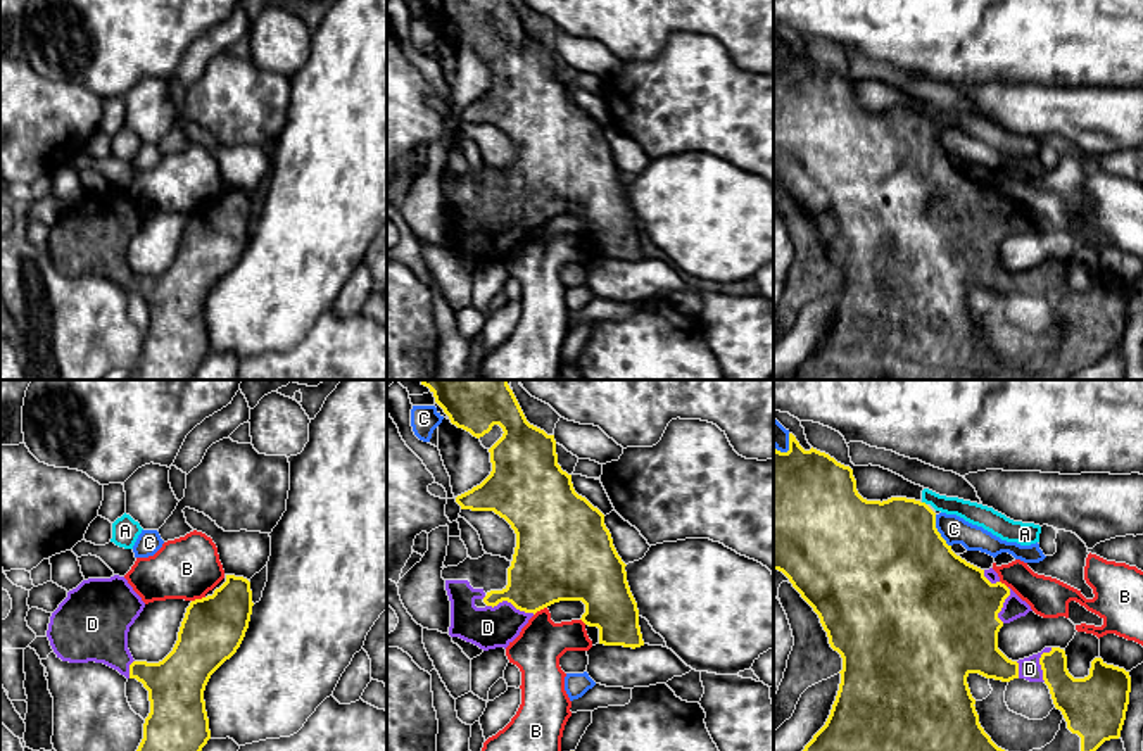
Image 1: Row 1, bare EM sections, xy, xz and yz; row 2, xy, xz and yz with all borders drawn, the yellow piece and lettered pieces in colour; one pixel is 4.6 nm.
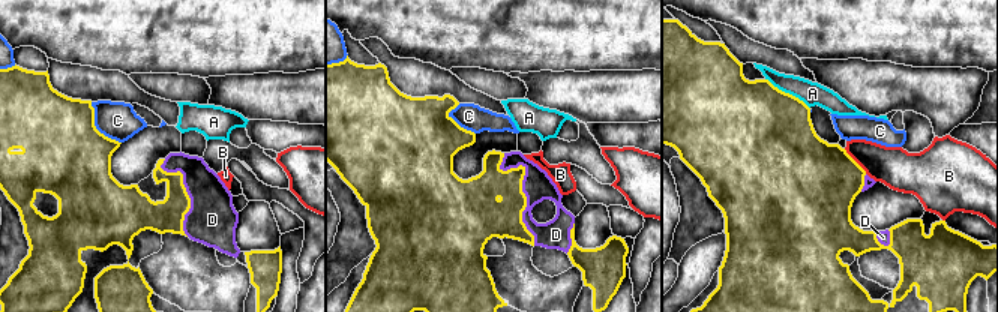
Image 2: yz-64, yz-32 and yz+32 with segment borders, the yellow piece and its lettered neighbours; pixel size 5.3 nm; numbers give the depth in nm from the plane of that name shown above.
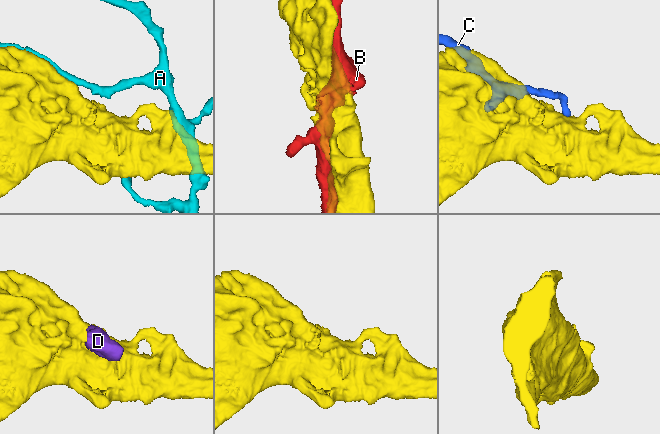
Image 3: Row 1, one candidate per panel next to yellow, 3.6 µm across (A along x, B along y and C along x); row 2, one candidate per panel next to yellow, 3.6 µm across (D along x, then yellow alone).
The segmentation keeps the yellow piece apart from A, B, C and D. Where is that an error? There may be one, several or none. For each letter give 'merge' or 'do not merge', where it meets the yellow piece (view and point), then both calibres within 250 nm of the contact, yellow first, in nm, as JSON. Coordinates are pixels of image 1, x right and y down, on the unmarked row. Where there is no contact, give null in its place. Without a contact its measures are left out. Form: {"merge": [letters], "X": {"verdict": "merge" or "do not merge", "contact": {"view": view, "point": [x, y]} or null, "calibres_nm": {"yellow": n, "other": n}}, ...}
{"merge": ["D"], "A": {"verdict": "do not merge", "contact": {"view": "yz", "point": [924, 116]}, "calibres_nm": {"yellow": 440, "other": 100}}, "B": {"verdict": "do not merge", "contact": {"view": "xy", "point": [197, 213]}, "calibres_nm": {"yellow": 300, "other": 280}}, "C": {"verdict": "do not merge", "contact": {"view": "yz", "point": [936, 144]}, "calibres_nm": {"yellow": 500, "other": 130}}, "D": {"verdict": "merge", "contact": {"view": "xz", "point": [511, 216]}, "calibres_nm": {"yellow": 340, "other": 190}}}

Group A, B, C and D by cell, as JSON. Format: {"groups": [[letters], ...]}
{"groups": [["A"], ["B"], ["C"], ["D"]]}

